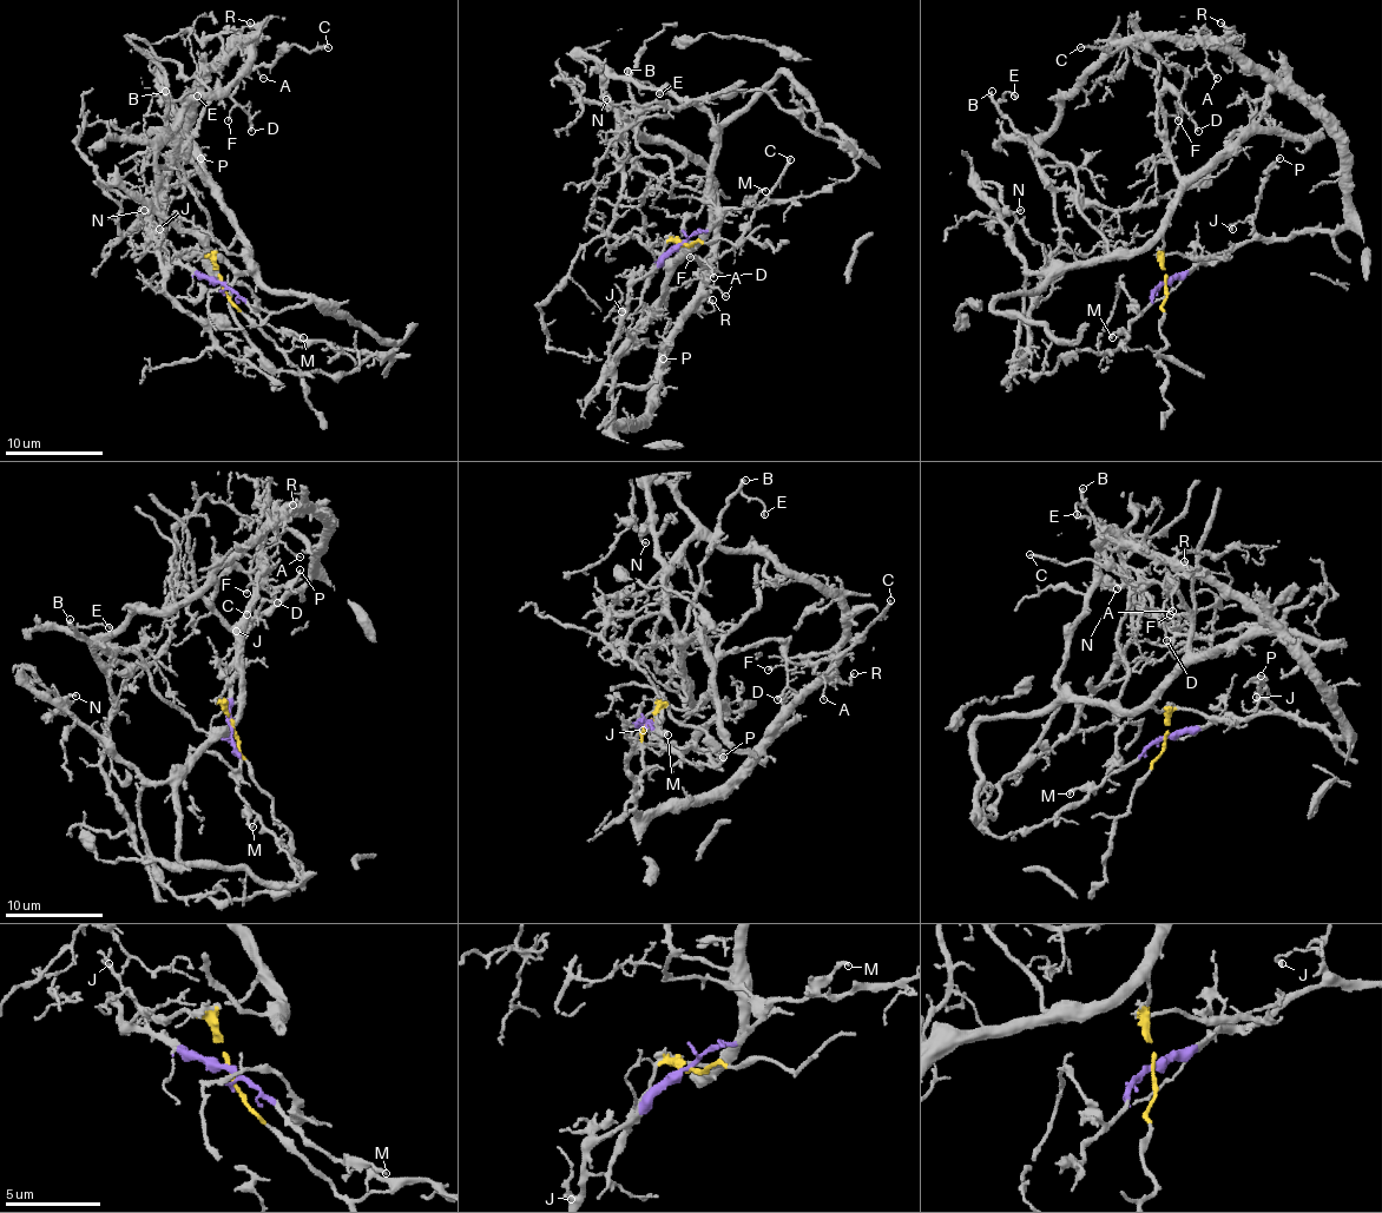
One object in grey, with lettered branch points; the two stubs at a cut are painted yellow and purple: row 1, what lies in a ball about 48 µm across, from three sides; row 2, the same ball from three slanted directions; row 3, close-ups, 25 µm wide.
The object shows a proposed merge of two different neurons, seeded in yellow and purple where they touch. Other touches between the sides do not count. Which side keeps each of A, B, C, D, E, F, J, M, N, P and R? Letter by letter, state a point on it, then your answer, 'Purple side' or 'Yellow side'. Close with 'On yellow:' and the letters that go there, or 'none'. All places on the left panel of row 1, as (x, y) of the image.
A: Place: (263, 78). Purple side
B: Place: (165, 91). Yellow side
C: Place: (328, 47). Yellow side
D: Place: (251, 131). Yellow side
E: Place: (197, 96). Yellow side
F: Place: (228, 120). Yellow side
J: Place: (159, 229). Purple side
M: Place: (303, 337). Purple side
N: Place: (144, 210). Yellow side
P: Place: (201, 158). Purple side
R: Place: (250, 22). Purple side
On yellow: B, C, D, E, F, N

